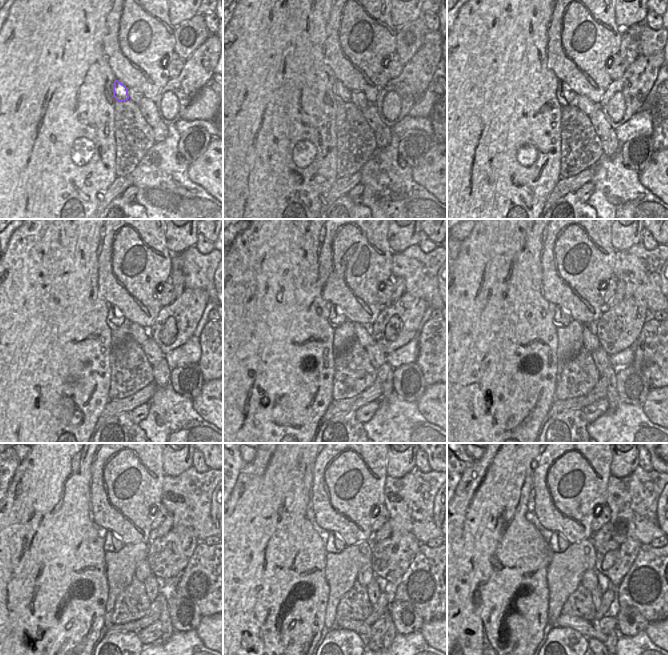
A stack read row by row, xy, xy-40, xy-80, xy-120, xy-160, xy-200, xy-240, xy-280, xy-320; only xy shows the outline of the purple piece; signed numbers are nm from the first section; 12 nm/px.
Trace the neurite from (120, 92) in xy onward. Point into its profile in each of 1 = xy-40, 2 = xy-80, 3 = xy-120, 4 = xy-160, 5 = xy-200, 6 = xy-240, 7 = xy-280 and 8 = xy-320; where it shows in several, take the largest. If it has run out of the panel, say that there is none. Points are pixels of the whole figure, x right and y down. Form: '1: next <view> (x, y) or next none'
1: next xy-40 (343, 93)
2: next xy-80 (566, 92)
3: next xy-120 (118, 319)
4: next xy-160 (336, 317)
5: next xy-200 (561, 318)
6: next xy-240 (112, 543)
7: next xy-280 (334, 544)
8: next xy-320 (558, 544)

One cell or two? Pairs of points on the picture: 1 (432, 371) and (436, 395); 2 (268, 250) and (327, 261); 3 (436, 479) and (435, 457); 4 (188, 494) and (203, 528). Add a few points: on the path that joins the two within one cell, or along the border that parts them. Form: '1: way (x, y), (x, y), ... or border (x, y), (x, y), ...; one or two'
1: border (436, 383), (427, 386); two
2: border (321, 242), (318, 255), (319, 282); two
3: border (431, 469), (436, 471); two
4: way (189, 502), (191, 509), (200, 520); one

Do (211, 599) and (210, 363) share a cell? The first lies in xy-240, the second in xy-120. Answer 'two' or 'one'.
one

